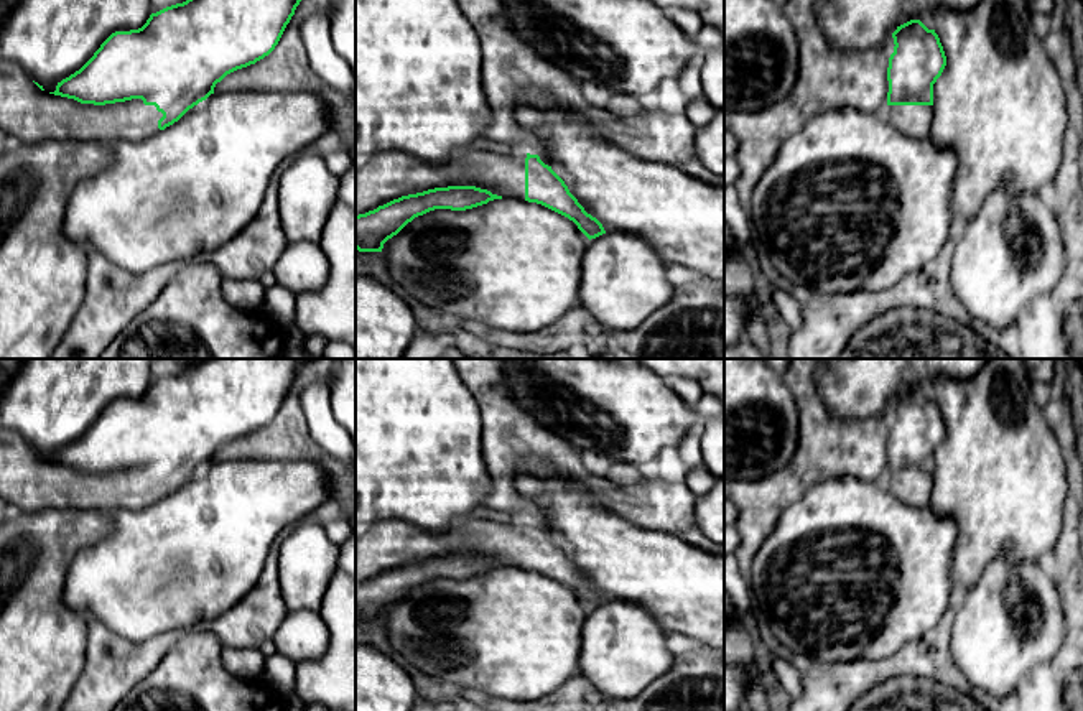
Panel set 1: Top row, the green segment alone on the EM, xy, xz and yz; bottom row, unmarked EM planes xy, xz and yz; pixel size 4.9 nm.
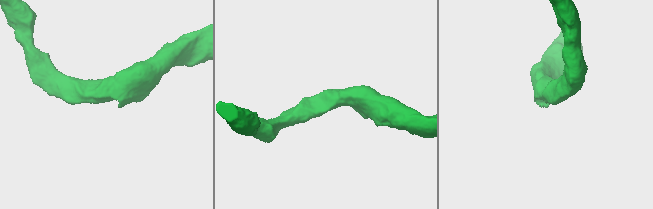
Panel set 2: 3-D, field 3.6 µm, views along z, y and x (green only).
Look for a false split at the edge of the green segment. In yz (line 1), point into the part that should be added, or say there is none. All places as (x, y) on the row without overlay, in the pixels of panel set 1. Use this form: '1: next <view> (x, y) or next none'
1: next yz (914, 489)

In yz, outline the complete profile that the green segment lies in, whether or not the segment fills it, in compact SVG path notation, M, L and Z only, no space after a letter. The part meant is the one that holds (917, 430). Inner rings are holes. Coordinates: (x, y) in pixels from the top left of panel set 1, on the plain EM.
M910 388L892 402L894 421L887 436L887 476L890 494L912 507L930 507L933 494L933 453L946 434L935 398Z

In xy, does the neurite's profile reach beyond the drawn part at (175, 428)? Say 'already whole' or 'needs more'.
needs more

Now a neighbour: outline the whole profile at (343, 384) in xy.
M341 359L332 372L329 402L334 418L356 446L356 359Z

